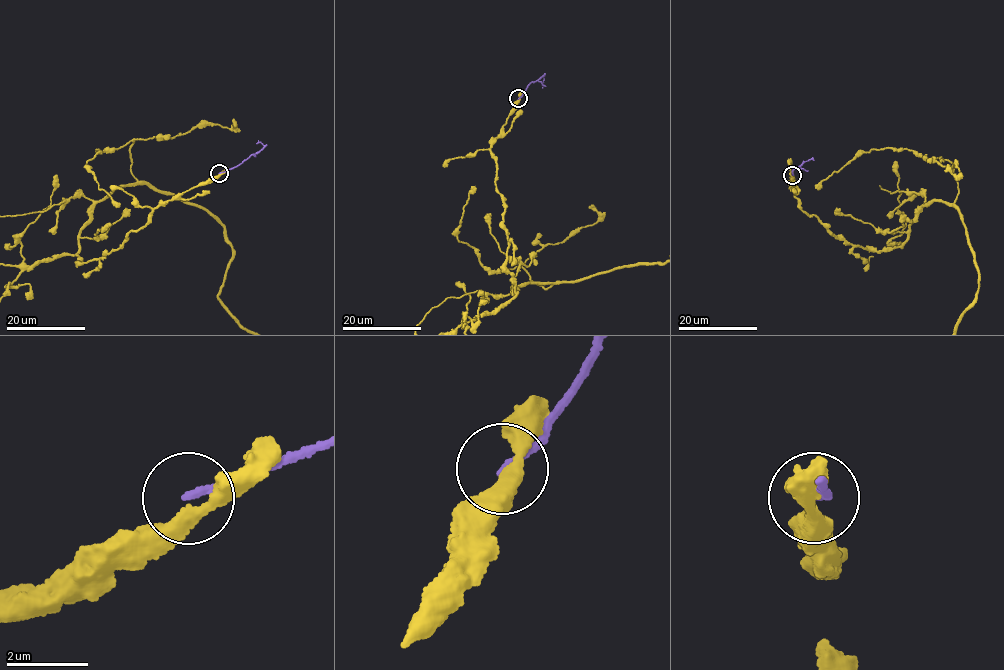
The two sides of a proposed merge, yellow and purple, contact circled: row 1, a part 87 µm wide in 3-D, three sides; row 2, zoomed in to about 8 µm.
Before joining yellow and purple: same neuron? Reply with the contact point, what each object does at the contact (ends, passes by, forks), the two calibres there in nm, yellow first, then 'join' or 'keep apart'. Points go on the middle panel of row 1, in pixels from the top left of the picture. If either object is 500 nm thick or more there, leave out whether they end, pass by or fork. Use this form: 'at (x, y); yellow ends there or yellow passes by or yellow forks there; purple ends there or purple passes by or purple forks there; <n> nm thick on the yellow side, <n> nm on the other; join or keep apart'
at (518, 98); yellow passes by; purple ends there; 320 nm thick on the yellow side, 180 nm on the other; keep apart

